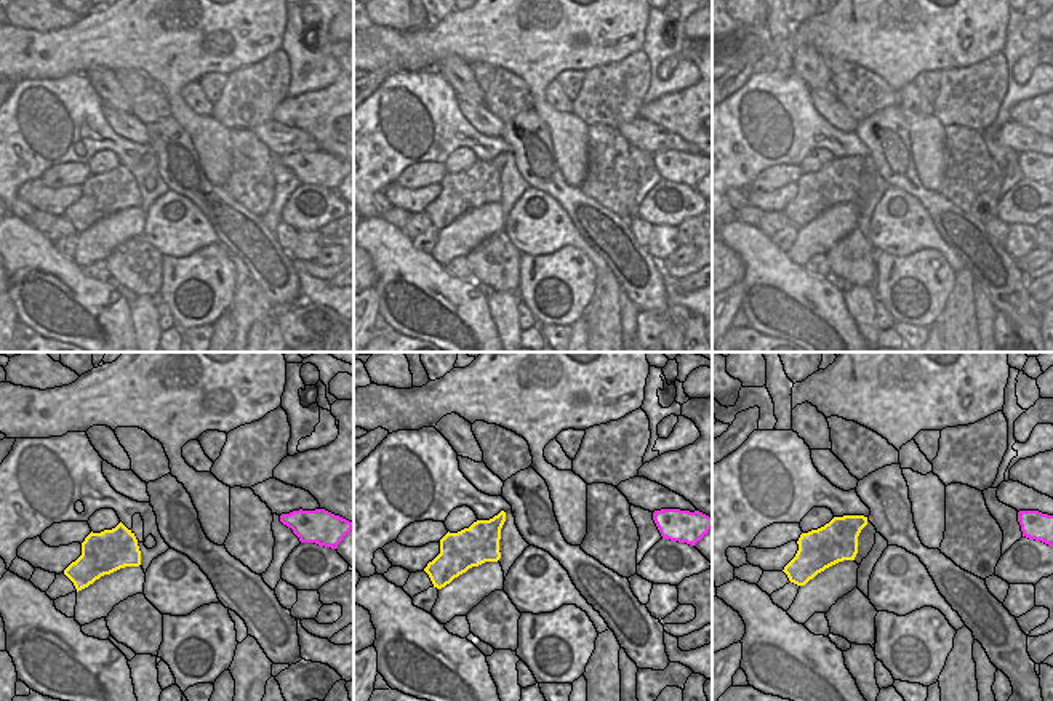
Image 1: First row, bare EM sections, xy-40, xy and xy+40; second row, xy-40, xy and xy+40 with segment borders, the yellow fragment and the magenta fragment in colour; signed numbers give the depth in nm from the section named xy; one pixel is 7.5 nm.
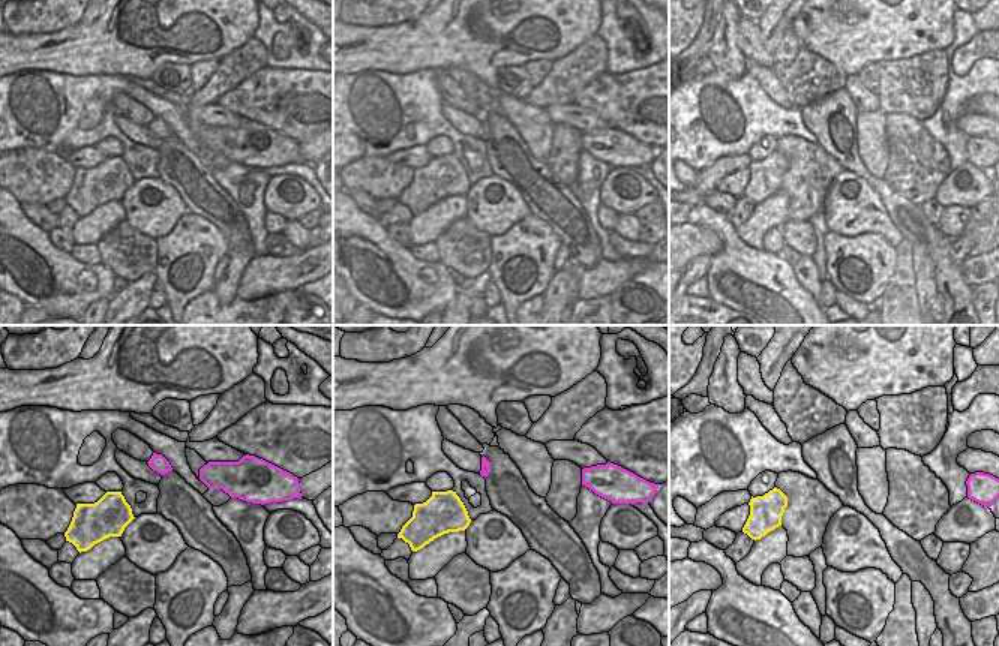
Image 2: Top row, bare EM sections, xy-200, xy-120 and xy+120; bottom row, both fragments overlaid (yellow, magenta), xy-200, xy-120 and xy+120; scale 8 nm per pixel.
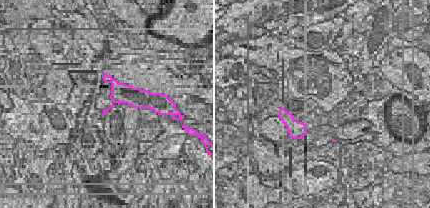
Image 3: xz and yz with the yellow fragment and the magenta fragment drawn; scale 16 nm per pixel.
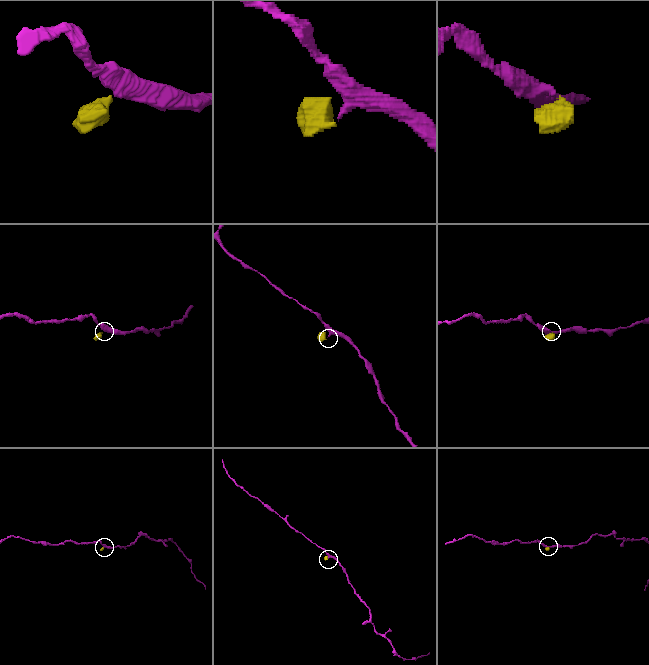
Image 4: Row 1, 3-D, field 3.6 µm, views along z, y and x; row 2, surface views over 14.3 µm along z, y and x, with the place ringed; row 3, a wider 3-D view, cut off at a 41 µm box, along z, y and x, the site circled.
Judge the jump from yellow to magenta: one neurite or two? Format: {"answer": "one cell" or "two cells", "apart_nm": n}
{"answer": "one cell", "apart_nm": 1100}

